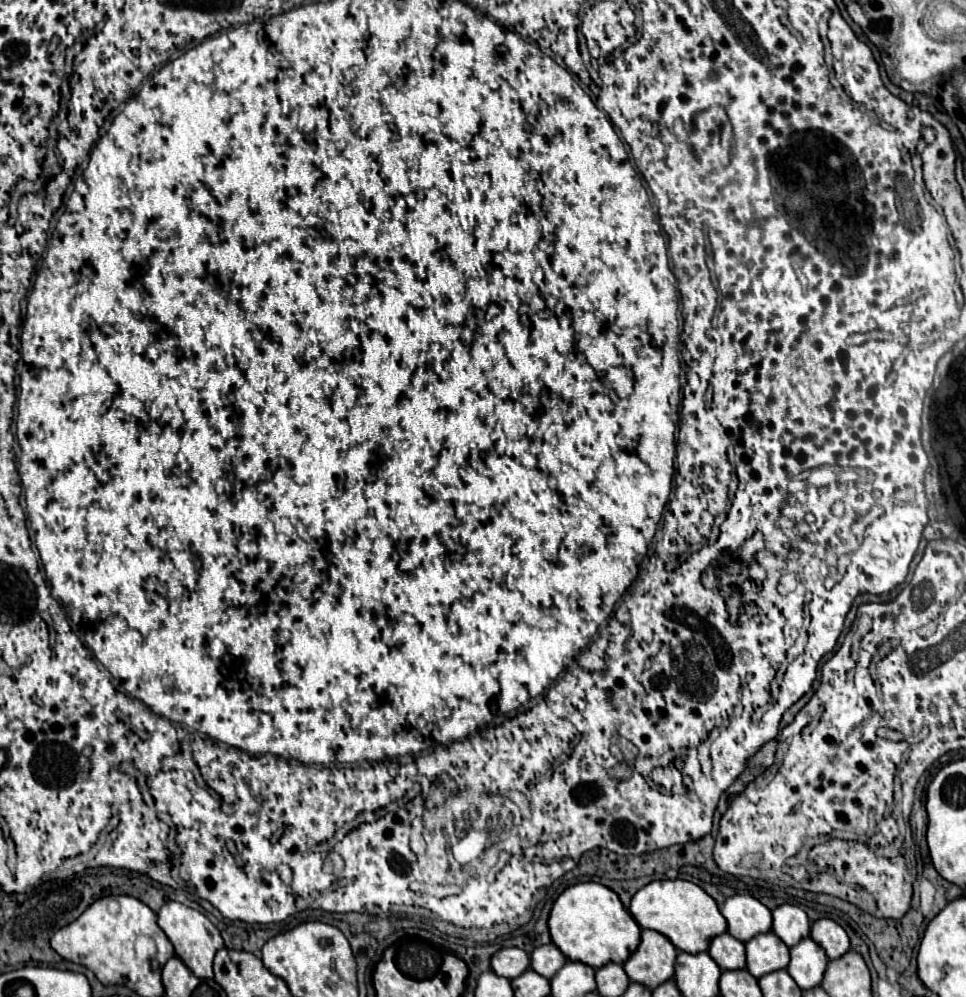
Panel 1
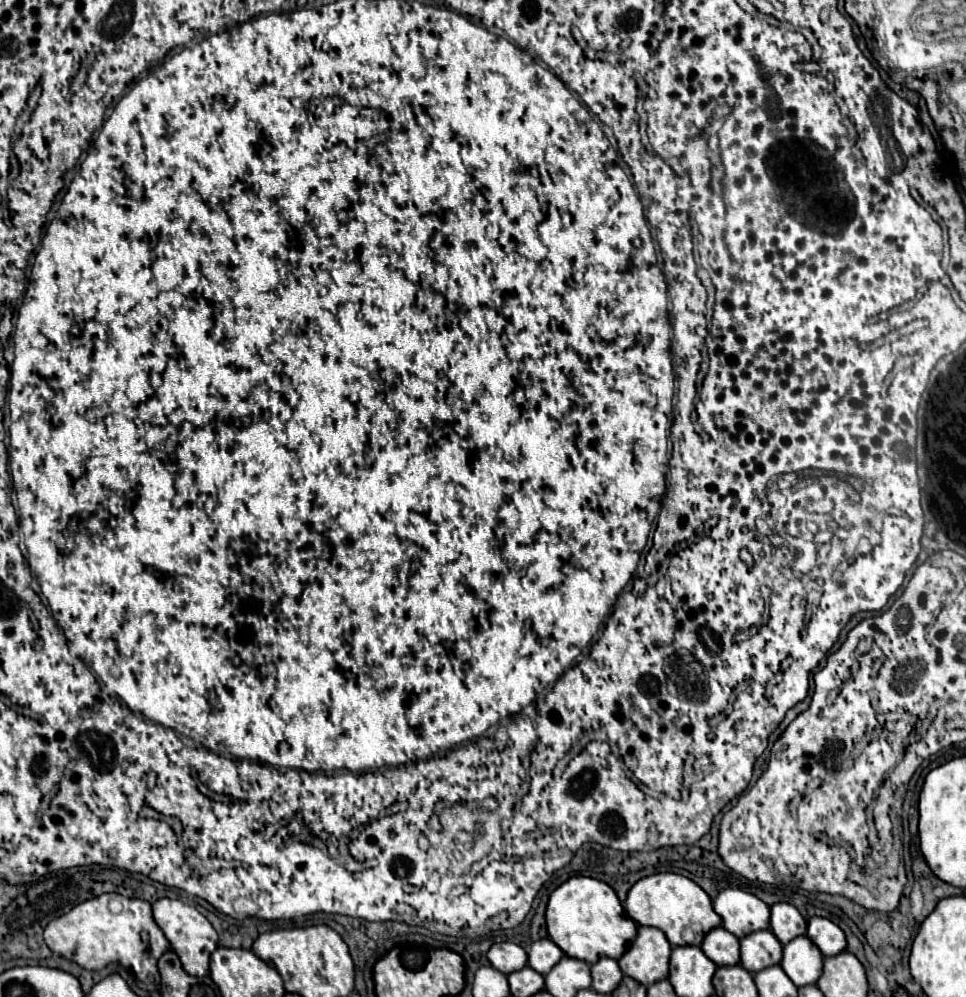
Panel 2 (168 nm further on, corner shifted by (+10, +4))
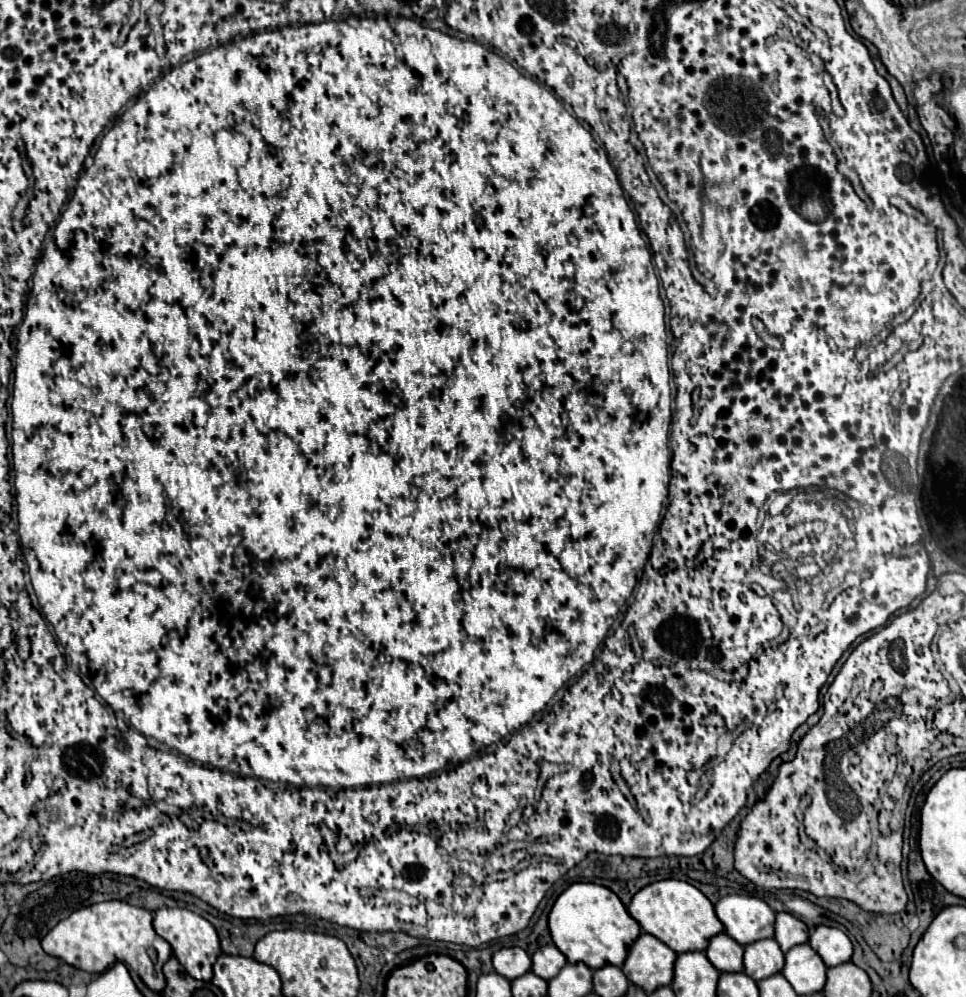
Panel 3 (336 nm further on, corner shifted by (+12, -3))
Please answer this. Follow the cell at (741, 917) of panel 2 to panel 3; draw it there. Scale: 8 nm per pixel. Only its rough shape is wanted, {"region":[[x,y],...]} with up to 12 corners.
{"region":[[725,895],[715,913],[739,945],[773,937],[775,911]]}

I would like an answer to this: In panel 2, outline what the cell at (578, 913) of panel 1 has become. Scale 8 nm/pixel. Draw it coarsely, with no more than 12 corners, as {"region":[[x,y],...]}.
{"region":[[573,876],[549,896],[567,956],[621,958],[637,934],[611,886]]}

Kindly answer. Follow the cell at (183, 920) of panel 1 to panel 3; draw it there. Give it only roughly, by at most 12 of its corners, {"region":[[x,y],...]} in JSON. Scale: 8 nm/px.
{"region":[[157,909],[155,931],[187,973],[211,981],[215,927],[189,909]]}

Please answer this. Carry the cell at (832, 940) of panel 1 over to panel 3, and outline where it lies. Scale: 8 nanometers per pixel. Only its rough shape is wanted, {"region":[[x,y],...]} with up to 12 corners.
{"region":[[819,925],[809,945],[827,967],[853,955],[851,939],[843,931]]}

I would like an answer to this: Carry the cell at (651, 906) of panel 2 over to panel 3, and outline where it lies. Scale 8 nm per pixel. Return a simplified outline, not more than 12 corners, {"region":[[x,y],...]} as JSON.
{"region":[[679,879],[637,891],[629,913],[675,953],[705,951],[725,929]]}

